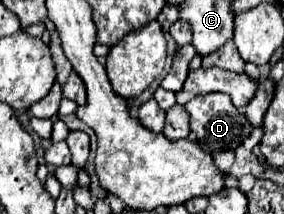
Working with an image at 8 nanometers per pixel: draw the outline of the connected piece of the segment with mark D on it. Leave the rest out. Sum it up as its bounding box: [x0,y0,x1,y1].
[185,92,253,152]

